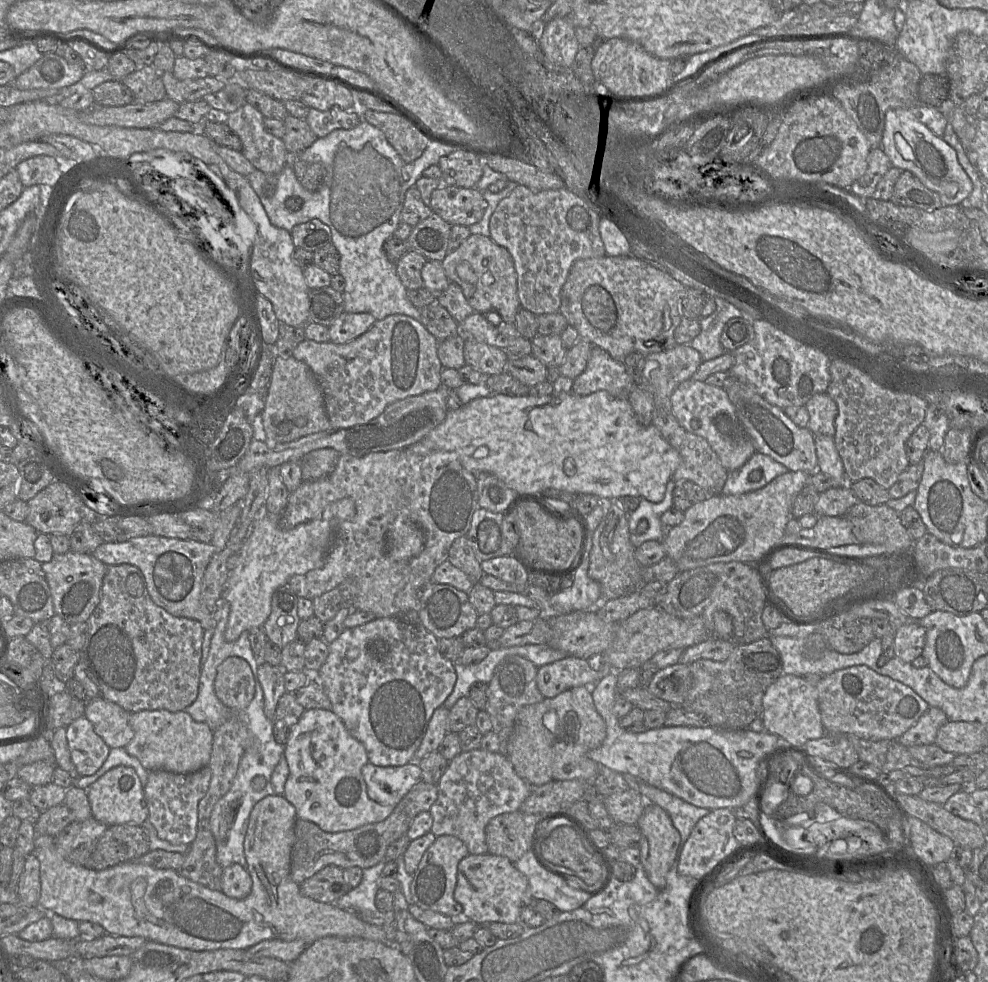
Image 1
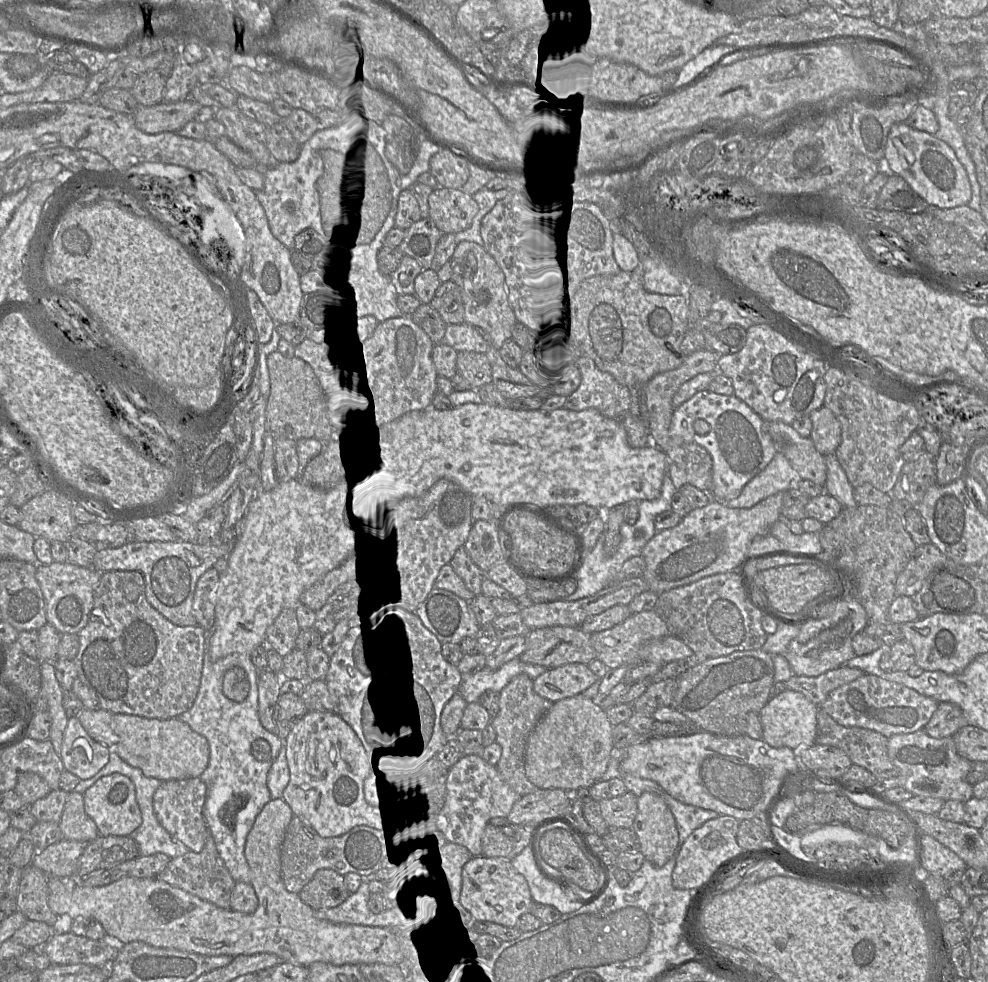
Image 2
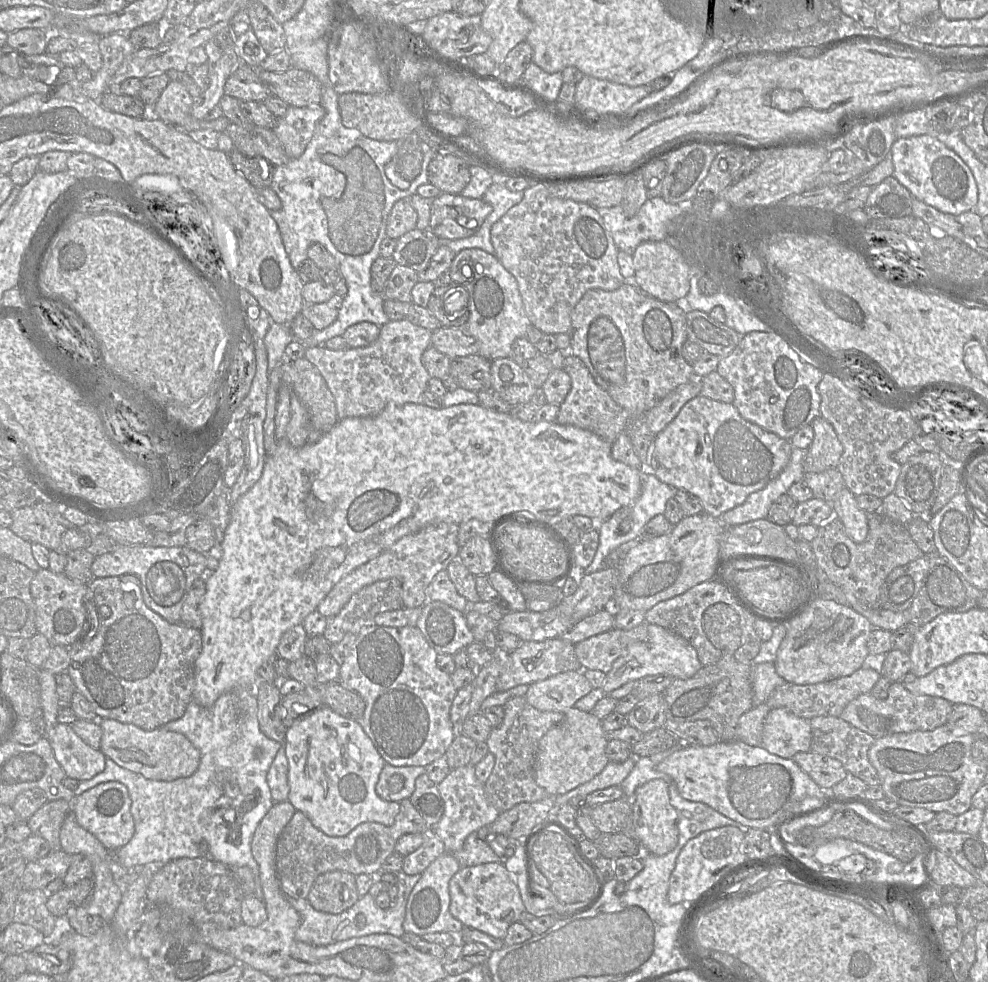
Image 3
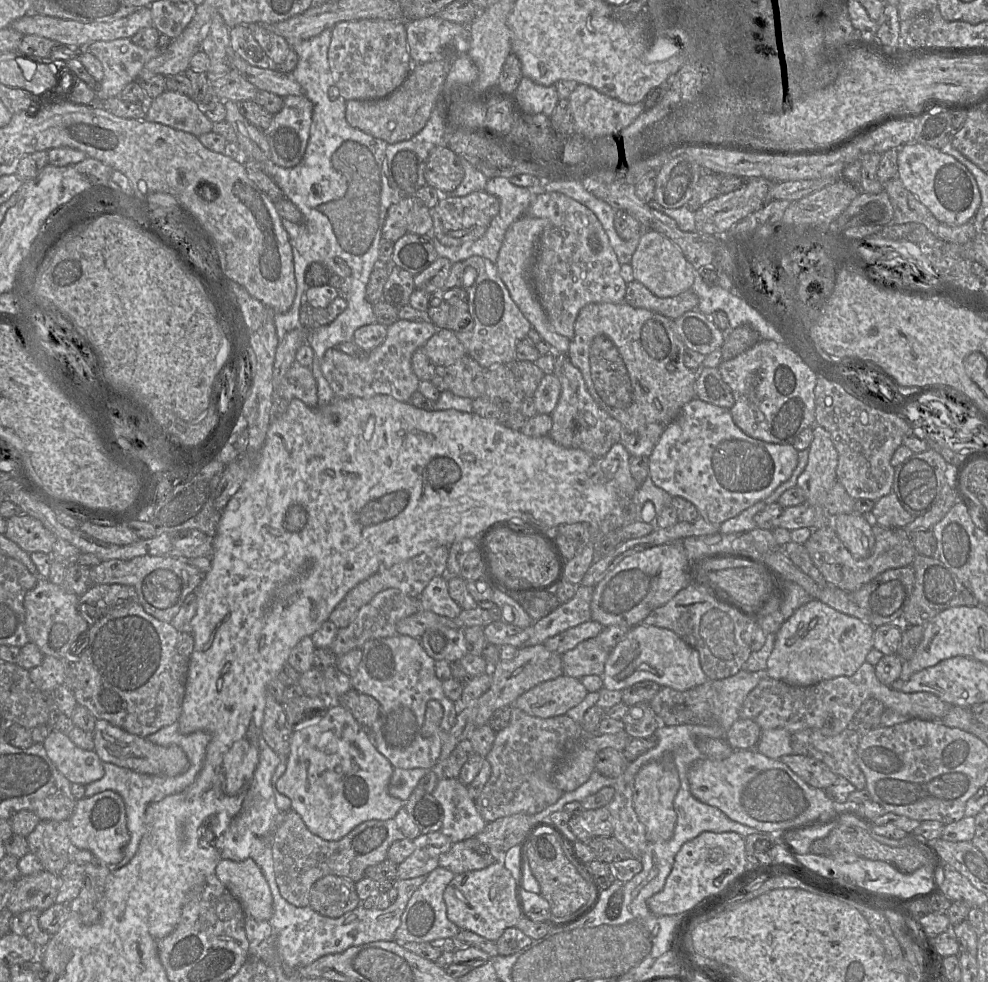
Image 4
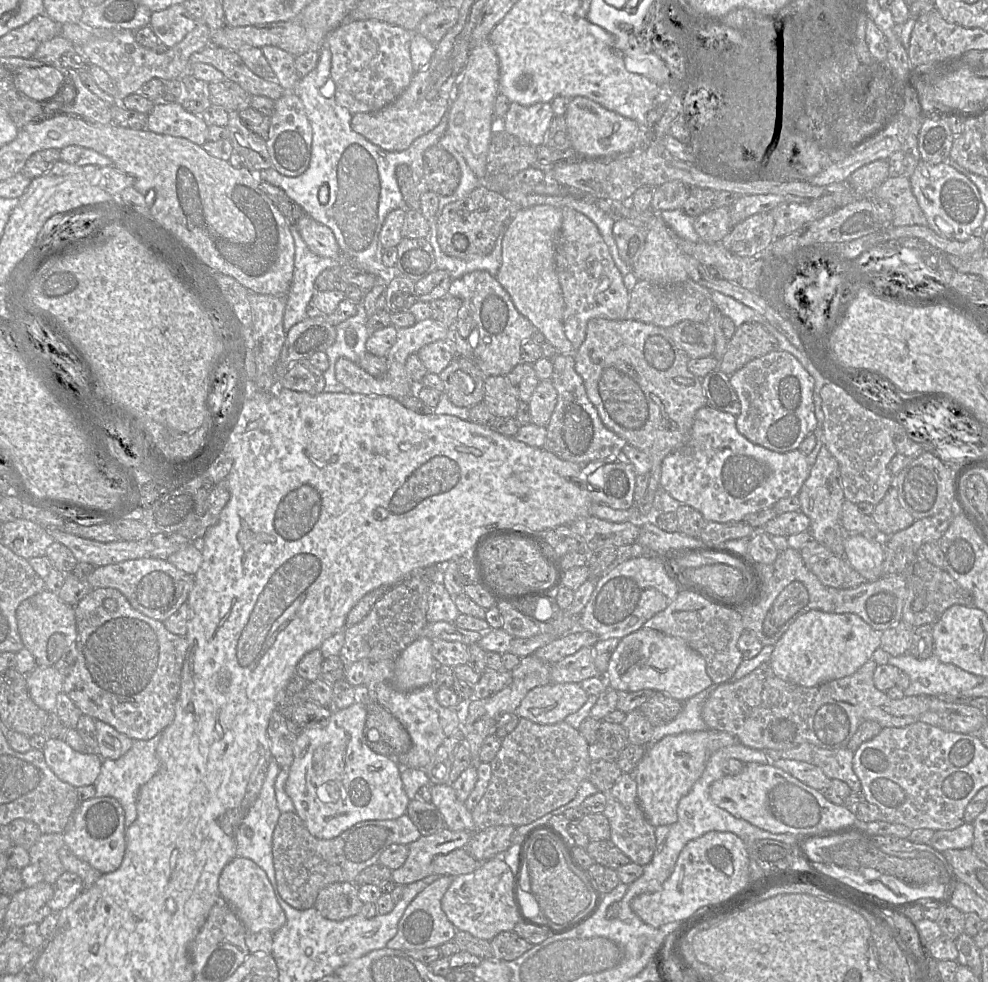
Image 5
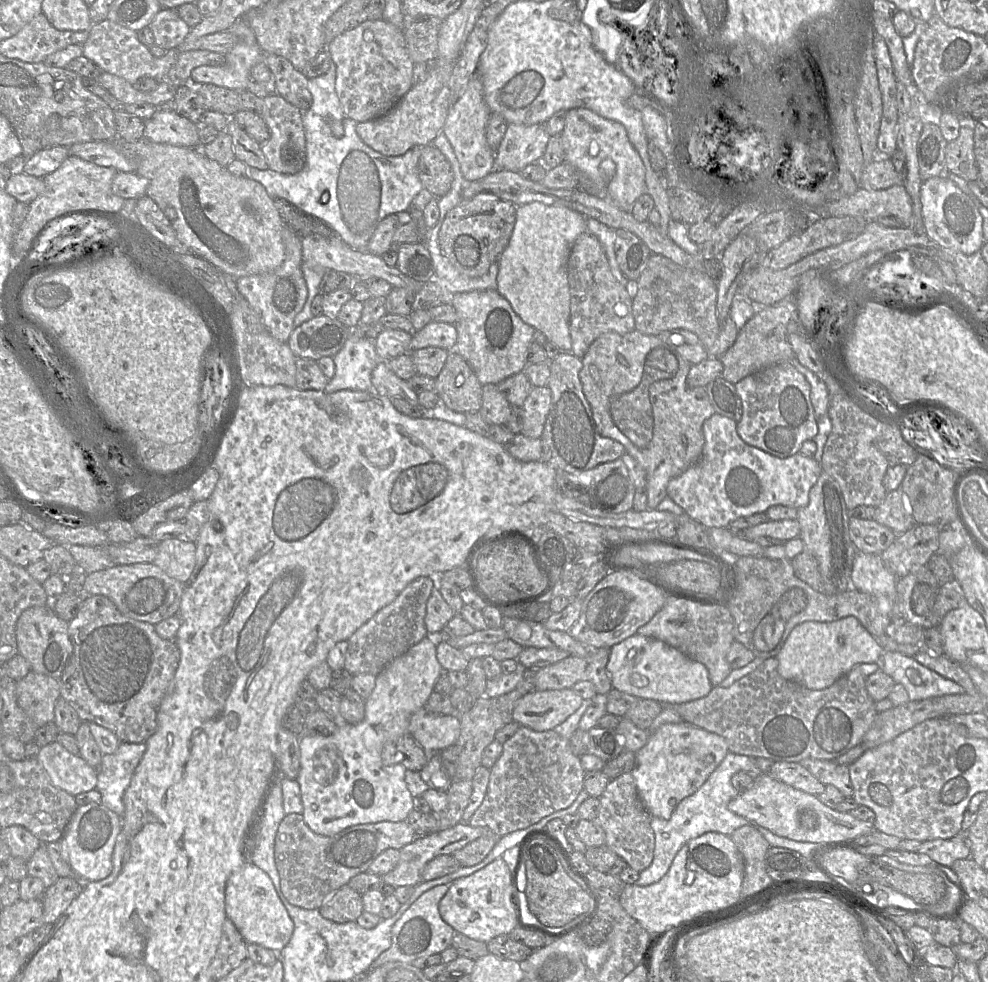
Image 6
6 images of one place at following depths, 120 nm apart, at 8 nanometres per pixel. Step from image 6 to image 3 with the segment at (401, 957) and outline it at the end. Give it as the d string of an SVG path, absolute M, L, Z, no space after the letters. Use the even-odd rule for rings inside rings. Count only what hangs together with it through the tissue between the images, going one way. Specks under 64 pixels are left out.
M444 852L424 870L407 900L403 921L403 929L405 932L417 935L446 932L452 936L458 936L462 933L464 925L453 917L449 910L449 882L460 868L461 866L453 853Z

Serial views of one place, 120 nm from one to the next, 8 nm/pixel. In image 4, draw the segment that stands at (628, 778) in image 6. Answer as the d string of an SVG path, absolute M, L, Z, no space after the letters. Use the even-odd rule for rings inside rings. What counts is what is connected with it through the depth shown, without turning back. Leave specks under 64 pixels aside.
M622 775L616 778L615 794L608 804L613 826L613 836L632 854L639 858L648 844L643 824L633 807L634 782L626 782Z

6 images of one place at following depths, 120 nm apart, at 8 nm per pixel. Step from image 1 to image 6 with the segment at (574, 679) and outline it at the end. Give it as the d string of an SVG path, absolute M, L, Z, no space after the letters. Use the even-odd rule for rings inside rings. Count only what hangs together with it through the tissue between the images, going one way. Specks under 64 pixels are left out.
M573 688L534 689L517 702L513 720L535 731L553 730L577 711L583 701Z

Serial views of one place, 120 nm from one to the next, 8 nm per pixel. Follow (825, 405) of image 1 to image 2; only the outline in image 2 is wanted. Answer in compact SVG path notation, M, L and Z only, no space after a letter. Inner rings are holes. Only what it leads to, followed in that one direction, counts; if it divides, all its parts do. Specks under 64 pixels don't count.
M822 406L810 413L812 430L810 438L823 456L833 454L841 443L841 424L833 412Z

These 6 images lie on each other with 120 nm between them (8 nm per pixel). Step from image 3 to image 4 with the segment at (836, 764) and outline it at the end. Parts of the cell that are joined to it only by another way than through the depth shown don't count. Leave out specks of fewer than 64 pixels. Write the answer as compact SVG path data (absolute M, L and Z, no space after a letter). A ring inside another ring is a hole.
M786 755L779 758L808 785L825 790L836 783L838 775L823 762L802 755Z

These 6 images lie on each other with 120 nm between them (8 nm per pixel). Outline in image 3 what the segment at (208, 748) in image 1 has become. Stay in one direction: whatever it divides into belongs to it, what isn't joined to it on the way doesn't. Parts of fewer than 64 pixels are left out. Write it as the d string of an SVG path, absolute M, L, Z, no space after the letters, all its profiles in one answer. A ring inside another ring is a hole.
M98 718L102 738L100 751L117 765L149 780L173 781L193 775L200 764L200 752L182 734L157 728L145 731L132 724Z

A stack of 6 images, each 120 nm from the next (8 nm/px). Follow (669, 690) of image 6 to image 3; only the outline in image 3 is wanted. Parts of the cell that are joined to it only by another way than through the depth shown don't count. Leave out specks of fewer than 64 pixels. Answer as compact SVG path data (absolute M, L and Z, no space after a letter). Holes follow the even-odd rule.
M648 624L647 630L647 639L628 646L606 674L602 686L606 695L627 682L646 676L663 674L675 679L688 679L702 668L695 648L686 639L655 624Z

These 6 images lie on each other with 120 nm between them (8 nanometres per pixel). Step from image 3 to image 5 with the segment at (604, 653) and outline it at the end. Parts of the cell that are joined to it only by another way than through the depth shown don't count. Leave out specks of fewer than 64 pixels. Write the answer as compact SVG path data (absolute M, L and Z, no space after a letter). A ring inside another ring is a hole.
M583 647L573 655L551 664L551 683L581 683L600 676L594 663L594 647Z

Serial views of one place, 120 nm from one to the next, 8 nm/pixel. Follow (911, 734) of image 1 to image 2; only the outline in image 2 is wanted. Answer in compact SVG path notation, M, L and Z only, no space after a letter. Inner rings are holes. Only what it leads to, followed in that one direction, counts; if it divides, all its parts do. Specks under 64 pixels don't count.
M940 702L924 731L933 738L953 736L969 723L962 709L950 702Z

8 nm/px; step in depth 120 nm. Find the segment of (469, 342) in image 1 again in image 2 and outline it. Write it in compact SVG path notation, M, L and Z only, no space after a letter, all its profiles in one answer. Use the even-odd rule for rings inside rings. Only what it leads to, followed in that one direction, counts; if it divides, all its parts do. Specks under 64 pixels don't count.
M461 351L457 355L457 373L460 373L472 389L492 382L492 366L487 353Z

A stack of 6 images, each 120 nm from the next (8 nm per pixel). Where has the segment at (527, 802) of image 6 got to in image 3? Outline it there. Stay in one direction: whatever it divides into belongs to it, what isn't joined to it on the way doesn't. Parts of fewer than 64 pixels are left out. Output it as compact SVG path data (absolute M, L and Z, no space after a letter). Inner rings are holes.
M525 696L513 697L503 707L504 719L498 727L492 728L486 741L489 752L495 757L495 763L484 784L488 802L499 813L517 804L537 802L548 796L546 790L536 784L534 778L537 747L541 738L564 719L562 712L537 710L527 702Z

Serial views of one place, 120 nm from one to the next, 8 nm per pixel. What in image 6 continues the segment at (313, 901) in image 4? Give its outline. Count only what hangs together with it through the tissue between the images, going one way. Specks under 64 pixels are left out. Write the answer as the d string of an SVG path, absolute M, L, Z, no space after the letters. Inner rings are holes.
M346 884L335 891L319 910L324 918L337 923L356 921L364 911L362 895Z

